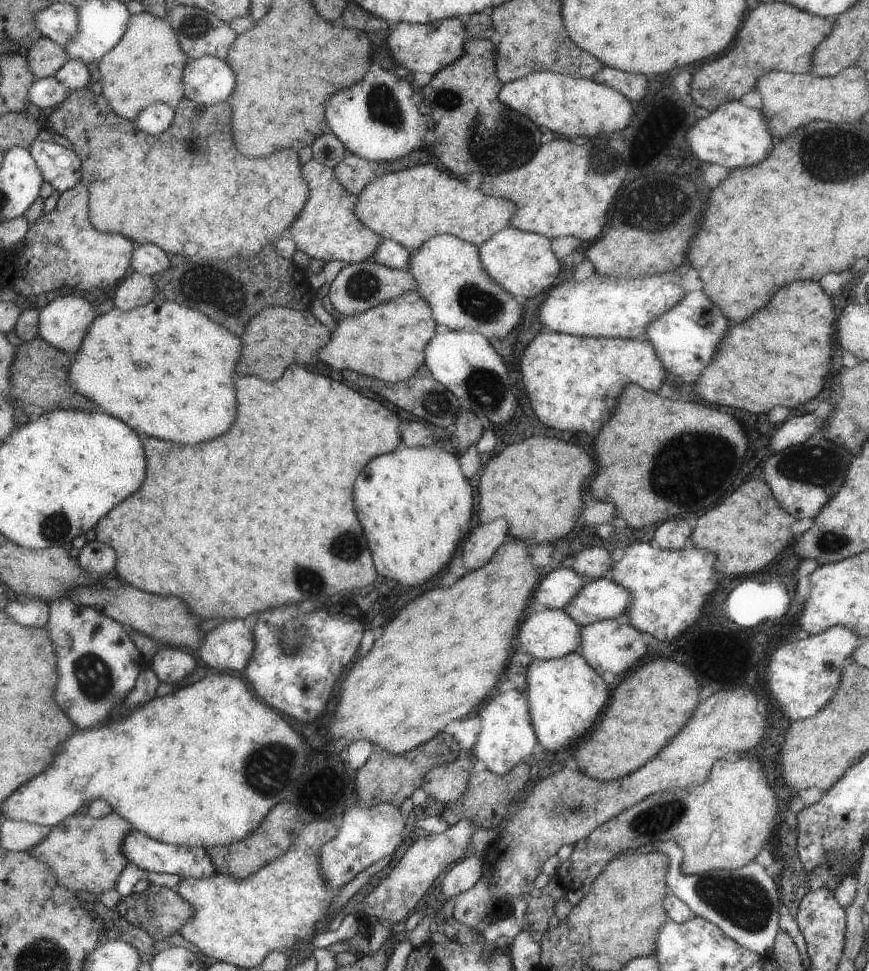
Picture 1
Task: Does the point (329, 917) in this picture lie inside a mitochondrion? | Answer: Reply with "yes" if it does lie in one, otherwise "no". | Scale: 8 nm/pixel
no

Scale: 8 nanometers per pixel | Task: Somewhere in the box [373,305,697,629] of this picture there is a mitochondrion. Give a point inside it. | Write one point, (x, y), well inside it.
(481, 383)

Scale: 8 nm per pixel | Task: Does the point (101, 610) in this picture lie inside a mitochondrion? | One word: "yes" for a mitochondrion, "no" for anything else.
no

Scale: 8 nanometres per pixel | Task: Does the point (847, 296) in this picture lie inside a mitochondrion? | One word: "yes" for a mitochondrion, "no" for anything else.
no

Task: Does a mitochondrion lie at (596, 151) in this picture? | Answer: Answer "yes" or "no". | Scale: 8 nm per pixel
yes

